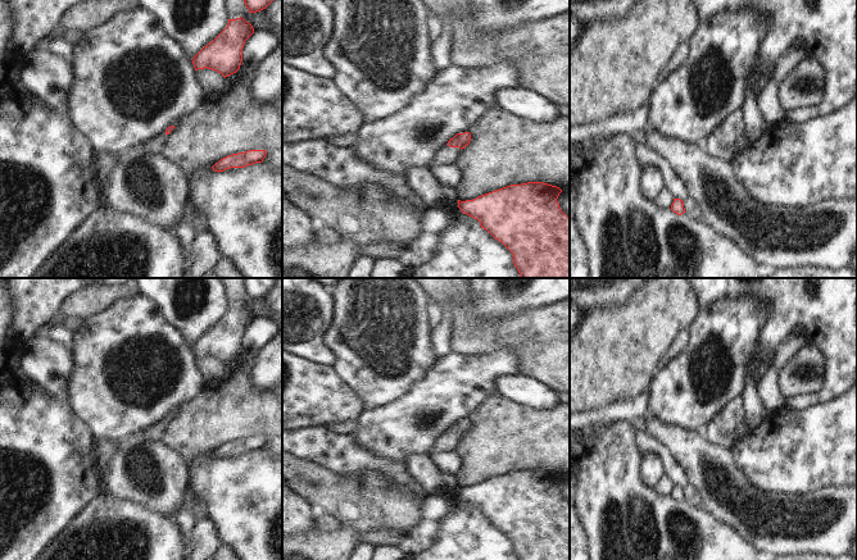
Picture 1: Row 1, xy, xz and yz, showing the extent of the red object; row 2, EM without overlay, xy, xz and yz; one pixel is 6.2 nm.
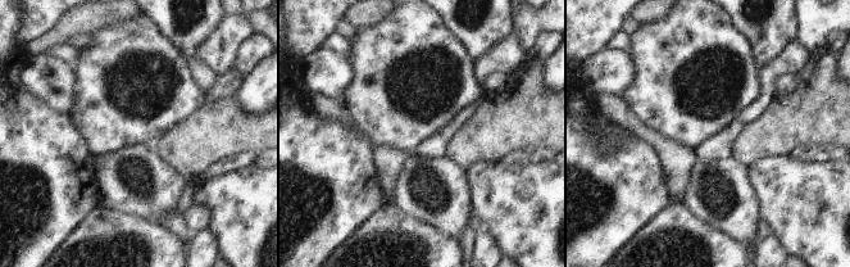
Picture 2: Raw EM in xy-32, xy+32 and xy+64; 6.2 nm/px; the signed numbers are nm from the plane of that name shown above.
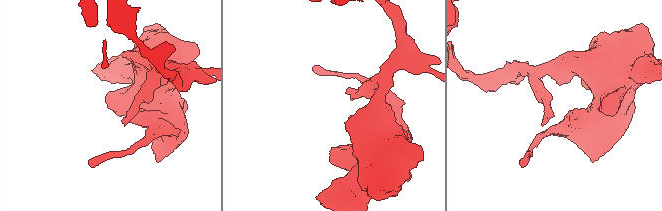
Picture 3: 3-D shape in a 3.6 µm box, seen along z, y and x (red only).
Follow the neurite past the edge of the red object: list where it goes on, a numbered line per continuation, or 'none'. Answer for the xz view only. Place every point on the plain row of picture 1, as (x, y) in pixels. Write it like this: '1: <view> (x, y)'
1: xz (447, 442).

